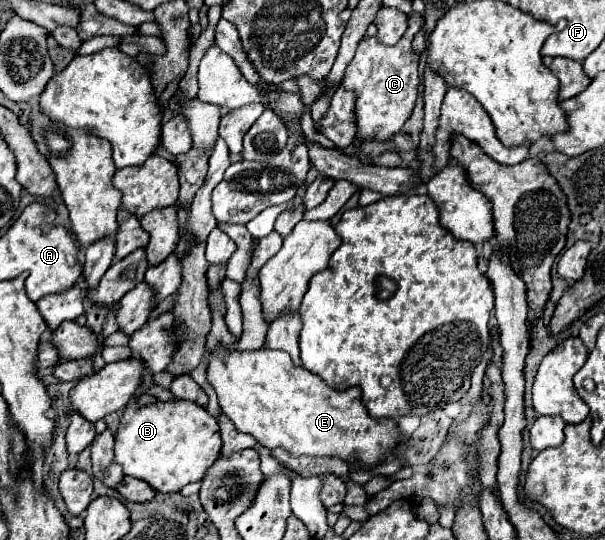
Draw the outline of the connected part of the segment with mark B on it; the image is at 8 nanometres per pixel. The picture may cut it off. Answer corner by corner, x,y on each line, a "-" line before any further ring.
131,400
115,432
115,462
121,464
123,474
125,474
121,484
117,484
117,492
129,502
149,502
153,500
155,492
179,492
183,486
191,482
199,482
205,476
209,466
219,458
221,444
223,442
219,436
217,420
203,406
195,402
173,400
173,402
155,402
155,404
139,408
139,404

